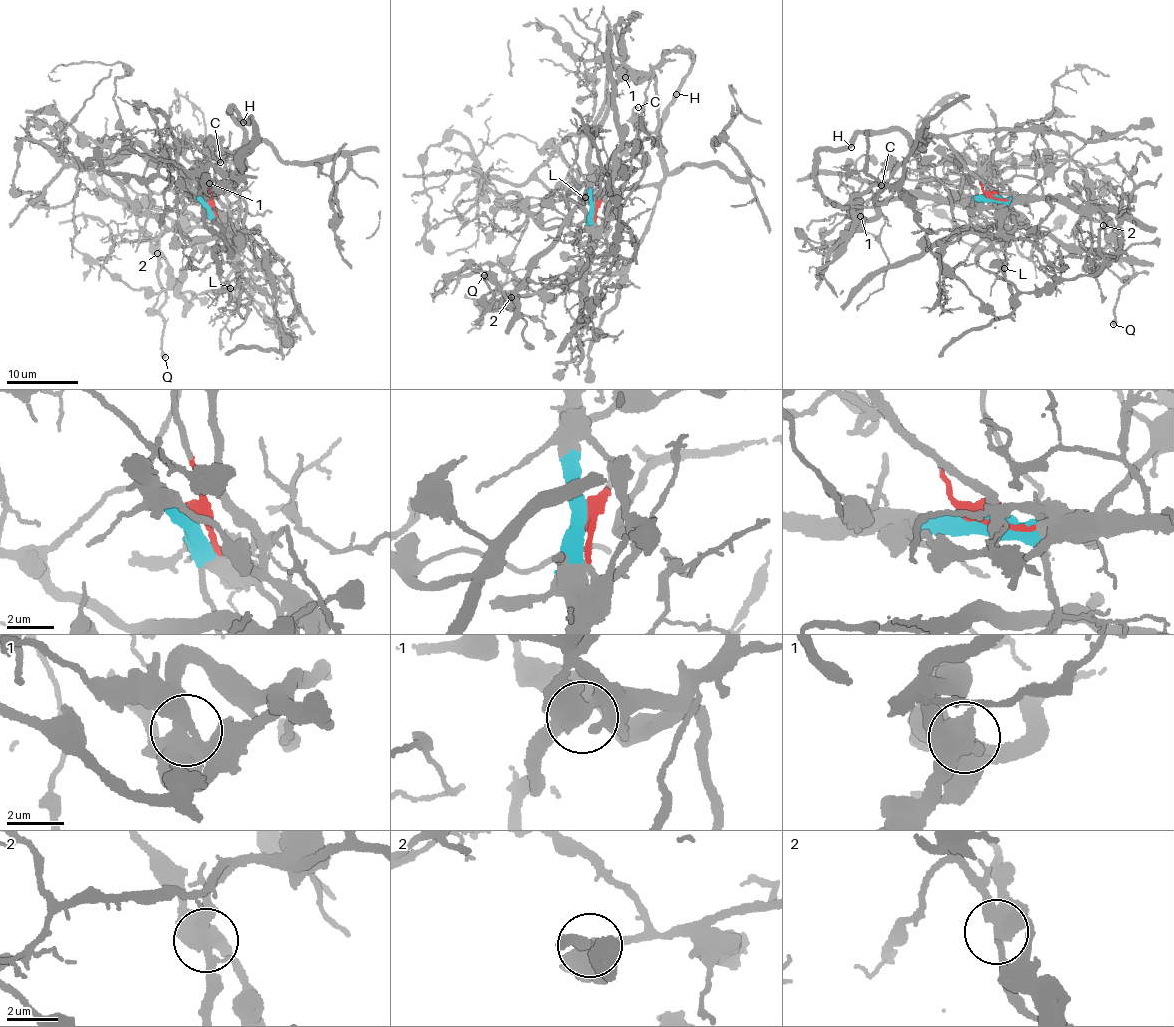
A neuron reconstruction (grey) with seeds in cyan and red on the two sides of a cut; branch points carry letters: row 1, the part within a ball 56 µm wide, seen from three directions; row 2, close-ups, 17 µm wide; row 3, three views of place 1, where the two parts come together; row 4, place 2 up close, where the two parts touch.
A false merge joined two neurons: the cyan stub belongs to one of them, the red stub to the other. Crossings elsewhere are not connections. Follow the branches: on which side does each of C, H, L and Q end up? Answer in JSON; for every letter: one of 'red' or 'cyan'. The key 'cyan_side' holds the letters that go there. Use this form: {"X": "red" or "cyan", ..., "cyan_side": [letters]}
{"C": "cyan", "H": "cyan", "L": "cyan", "Q": "cyan", "cyan_side": ["C", "H", "L", "Q"]}

